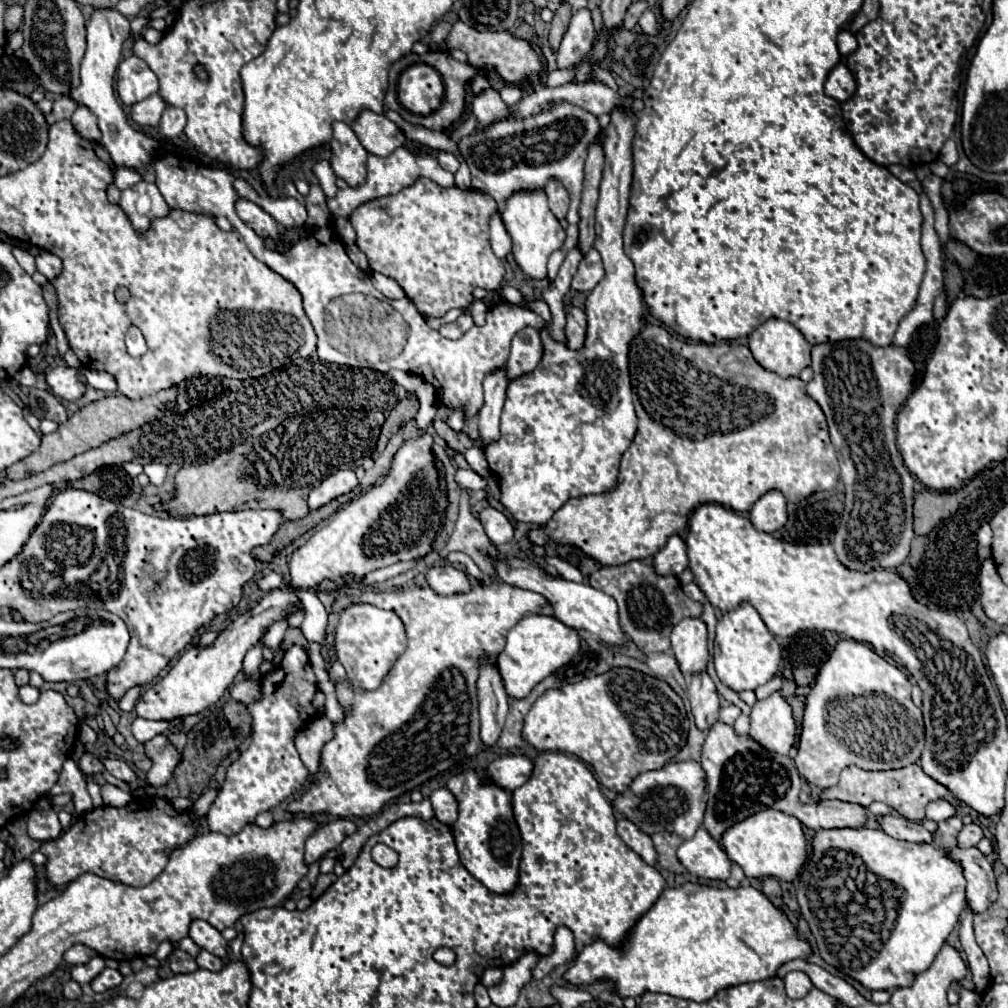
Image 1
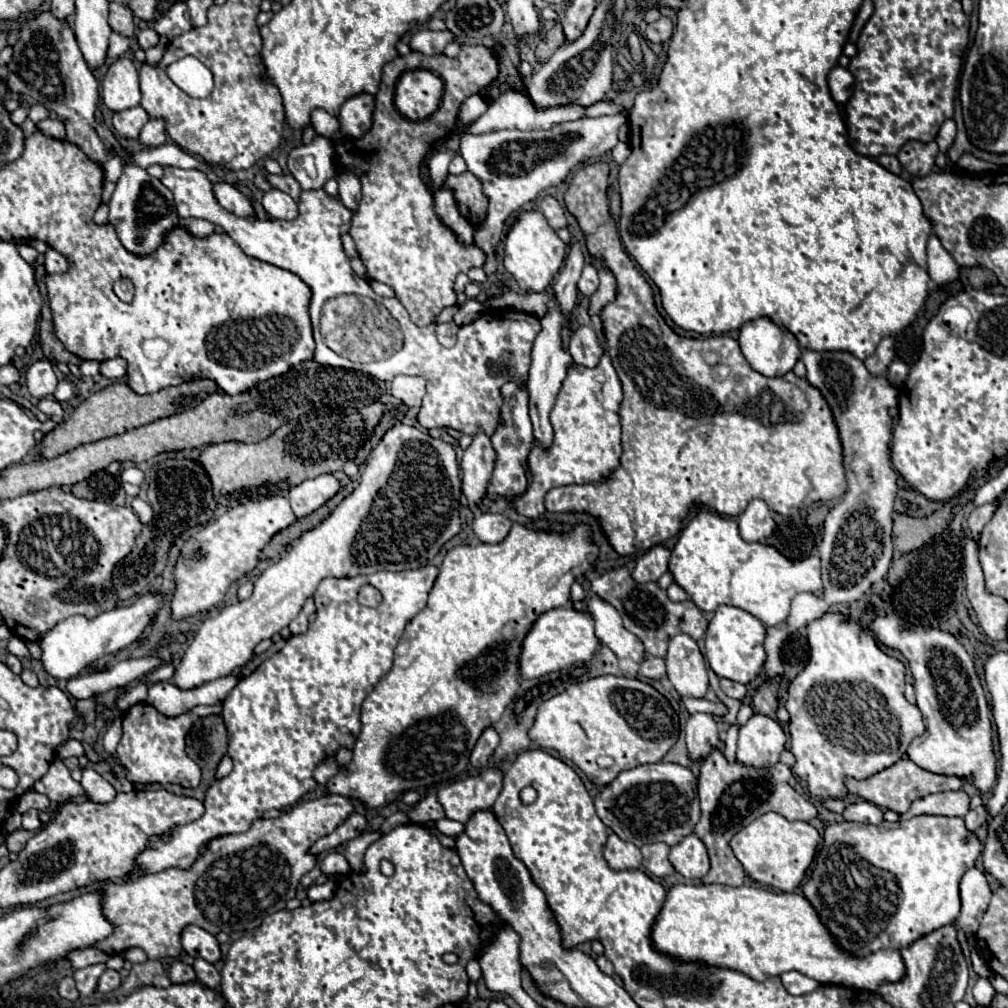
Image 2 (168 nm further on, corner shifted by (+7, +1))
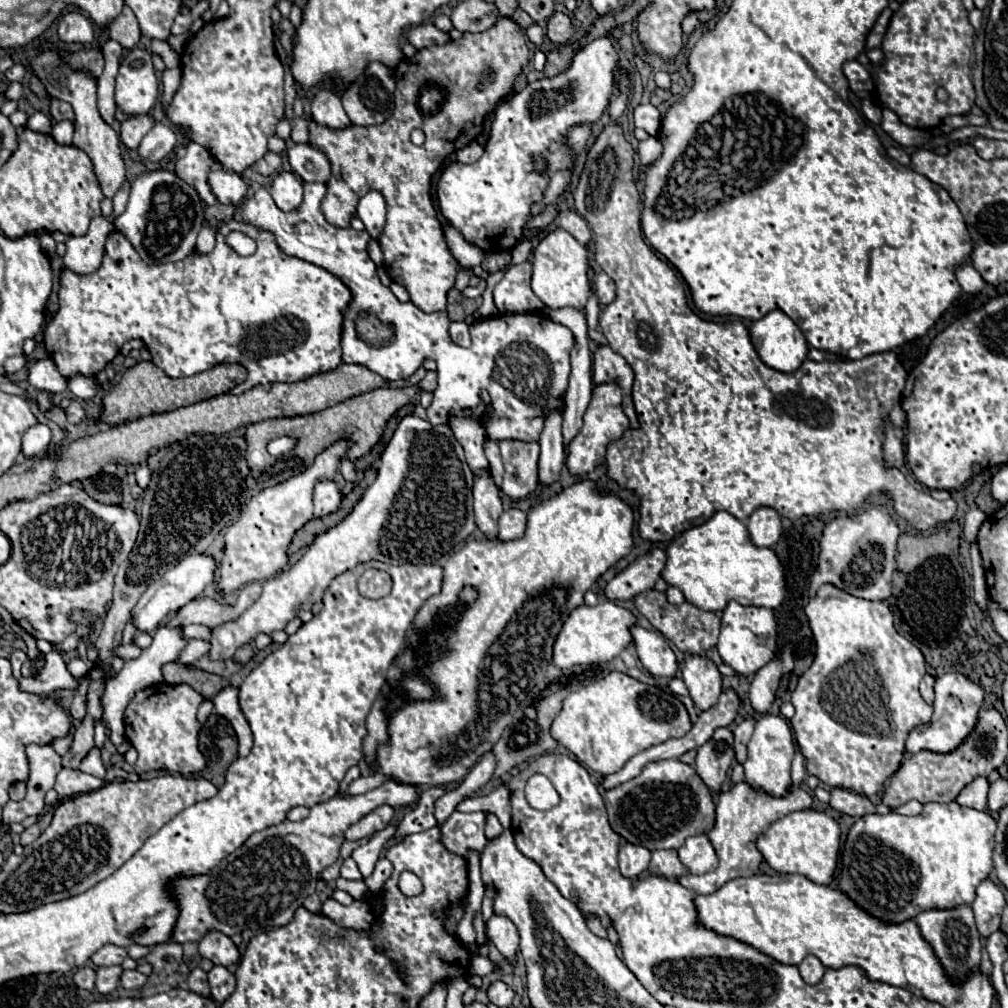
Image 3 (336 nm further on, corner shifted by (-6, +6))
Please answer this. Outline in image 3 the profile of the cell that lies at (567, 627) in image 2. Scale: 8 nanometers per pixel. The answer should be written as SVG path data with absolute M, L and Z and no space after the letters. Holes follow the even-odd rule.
M600 601L594 607L582 605L576 607L566 619L556 643L554 643L554 665L572 667L572 665L598 665L604 661L612 661L624 649L634 645L630 629L636 625L636 615L630 609L624 609L612 601Z

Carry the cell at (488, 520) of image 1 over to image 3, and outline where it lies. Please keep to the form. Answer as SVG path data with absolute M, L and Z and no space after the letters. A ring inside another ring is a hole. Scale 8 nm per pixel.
M508 509L500 515L498 527L500 527L500 539L502 541L520 539L526 531L526 513L522 513L520 509Z

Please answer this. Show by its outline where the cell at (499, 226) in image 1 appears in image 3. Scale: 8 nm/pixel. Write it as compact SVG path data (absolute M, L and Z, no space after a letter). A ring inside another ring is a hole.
M472 141L470 145L466 145L466 147L462 147L462 149L458 149L456 151L456 155L458 155L458 161L460 159L480 159L480 155L482 155L482 145L480 143L476 143L476 141Z

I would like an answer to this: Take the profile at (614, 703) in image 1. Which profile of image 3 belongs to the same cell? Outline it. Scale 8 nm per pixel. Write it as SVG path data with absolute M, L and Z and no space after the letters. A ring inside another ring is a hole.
M612 671L580 691L570 693L550 733L560 745L574 753L582 765L600 775L608 775L622 769L636 753L672 737L686 735L690 727L686 707L670 691L644 685L626 673Z

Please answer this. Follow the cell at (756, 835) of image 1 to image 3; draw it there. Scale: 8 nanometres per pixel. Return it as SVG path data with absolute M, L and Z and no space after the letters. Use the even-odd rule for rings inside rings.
M792 811L780 821L772 823L766 833L758 837L758 849L772 869L778 873L800 873L814 883L830 885L840 853L840 827L824 811Z

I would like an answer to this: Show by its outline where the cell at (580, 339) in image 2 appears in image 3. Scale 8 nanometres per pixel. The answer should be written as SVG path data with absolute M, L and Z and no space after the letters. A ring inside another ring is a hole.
M598 347L594 353L594 383L616 383L622 389L622 411L630 419L630 427L638 429L638 417L632 405L632 381L634 373L624 357L614 353L610 347Z

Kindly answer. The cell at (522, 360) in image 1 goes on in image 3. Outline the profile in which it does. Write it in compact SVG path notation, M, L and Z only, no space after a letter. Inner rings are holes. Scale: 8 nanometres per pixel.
M500 441L498 447L504 463L502 491L510 499L520 501L538 487L540 445L522 441Z

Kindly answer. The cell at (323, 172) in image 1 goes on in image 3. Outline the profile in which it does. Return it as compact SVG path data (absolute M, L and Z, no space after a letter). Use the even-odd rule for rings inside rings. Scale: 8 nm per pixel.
M290 145L288 147L288 161L292 165L292 171L300 175L308 183L326 183L330 177L330 163L328 159L306 145Z

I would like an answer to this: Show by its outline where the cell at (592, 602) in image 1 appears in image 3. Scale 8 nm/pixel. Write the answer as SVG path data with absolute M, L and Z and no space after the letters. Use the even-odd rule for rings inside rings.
M632 627L638 657L654 677L674 677L678 671L678 657L666 637L644 627Z

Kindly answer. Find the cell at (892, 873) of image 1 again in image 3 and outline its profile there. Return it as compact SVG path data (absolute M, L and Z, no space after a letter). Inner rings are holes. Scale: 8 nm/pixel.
M926 803L924 811L916 817L898 813L864 815L852 825L844 843L840 891L848 893L848 897L864 911L888 923L914 919L920 911L932 907L948 909L960 903L972 903L976 897L976 887L994 869L994 833L996 821L988 811L962 807L958 803Z

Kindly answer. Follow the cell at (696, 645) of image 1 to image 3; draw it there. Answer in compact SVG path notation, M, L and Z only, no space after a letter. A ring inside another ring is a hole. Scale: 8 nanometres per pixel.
M686 657L686 661L682 663L682 679L698 709L708 711L710 707L714 707L714 703L718 703L718 695L722 691L722 675L708 657Z

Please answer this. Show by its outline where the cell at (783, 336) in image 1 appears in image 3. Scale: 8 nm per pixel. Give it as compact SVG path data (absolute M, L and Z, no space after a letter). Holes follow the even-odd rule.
M770 311L750 325L750 339L760 359L782 373L796 371L808 353L808 343L798 325L784 311Z

